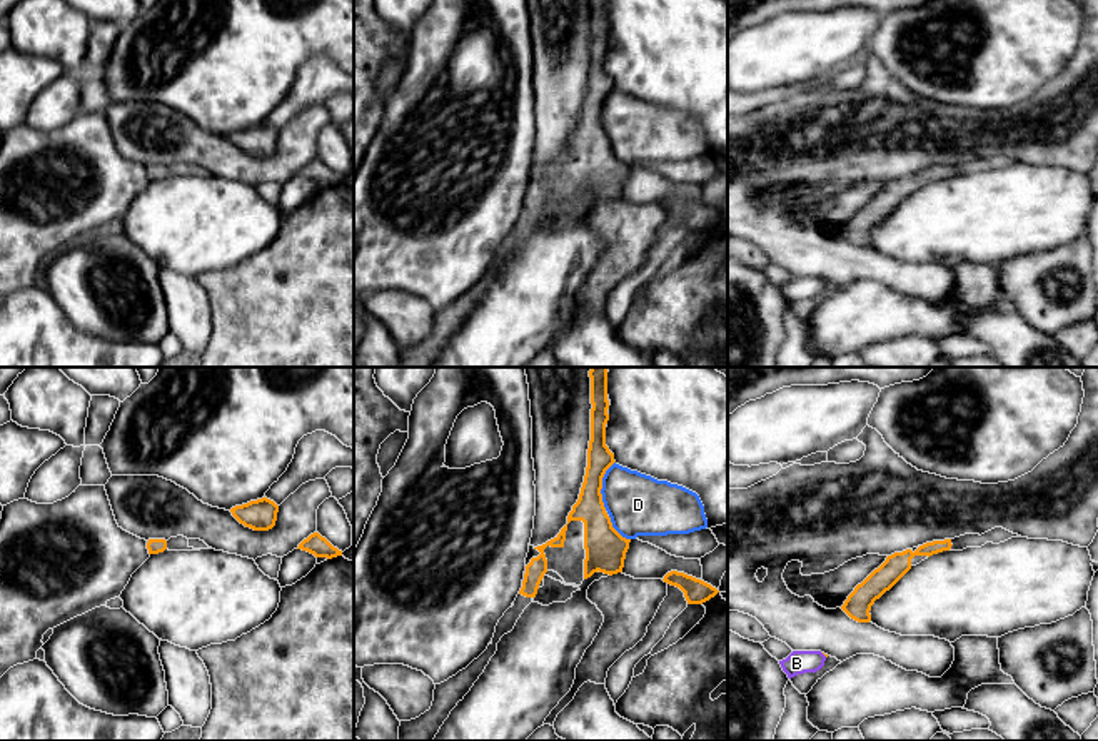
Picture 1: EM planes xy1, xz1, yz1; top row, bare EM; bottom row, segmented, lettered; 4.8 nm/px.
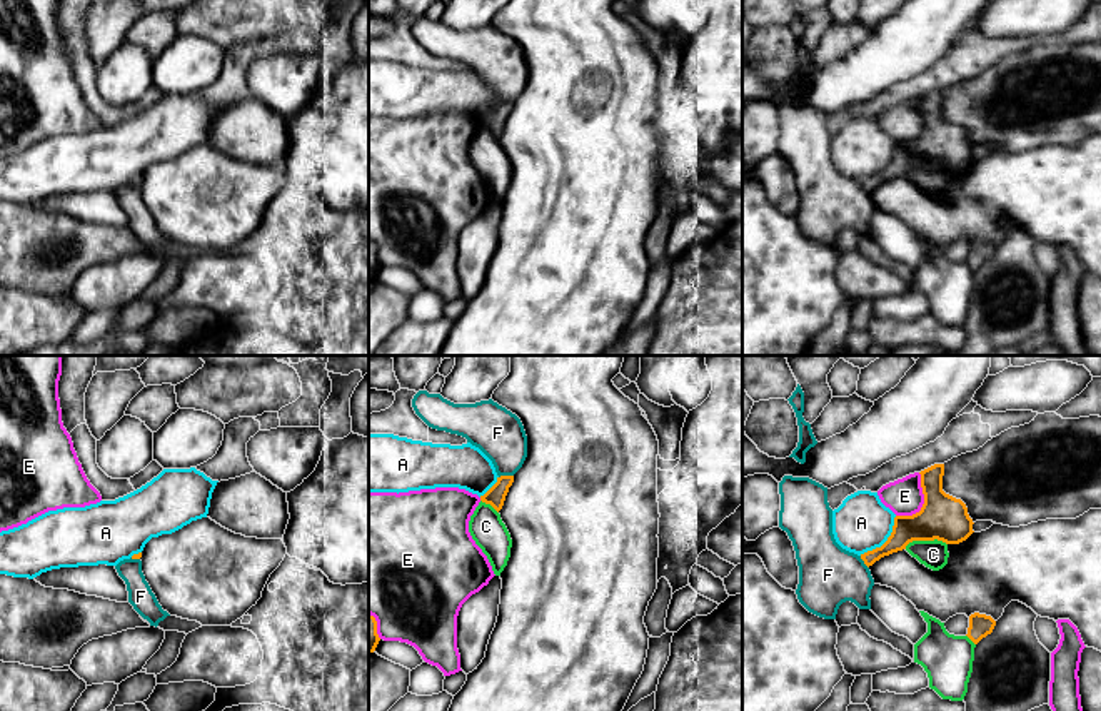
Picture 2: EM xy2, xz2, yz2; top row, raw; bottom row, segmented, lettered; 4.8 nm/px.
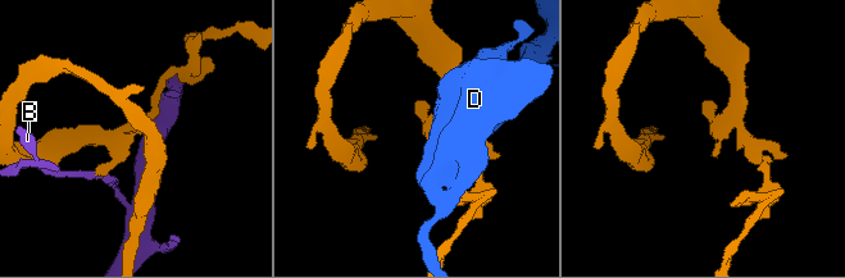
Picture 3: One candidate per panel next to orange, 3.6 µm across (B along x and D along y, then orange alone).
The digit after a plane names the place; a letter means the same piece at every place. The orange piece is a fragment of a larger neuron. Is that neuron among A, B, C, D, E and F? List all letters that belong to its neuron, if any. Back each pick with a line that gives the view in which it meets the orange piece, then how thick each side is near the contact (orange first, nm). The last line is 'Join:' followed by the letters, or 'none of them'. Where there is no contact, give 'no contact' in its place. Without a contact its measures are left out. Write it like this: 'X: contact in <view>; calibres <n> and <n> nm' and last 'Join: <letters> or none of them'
Join: none of them

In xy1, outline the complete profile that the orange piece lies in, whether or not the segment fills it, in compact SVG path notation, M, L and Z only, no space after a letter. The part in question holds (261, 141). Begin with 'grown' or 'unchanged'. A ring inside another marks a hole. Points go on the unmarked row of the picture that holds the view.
unchanged; M267 125L250 127L230 135L232 142L254 157L269 157L275 152L279 132Z

